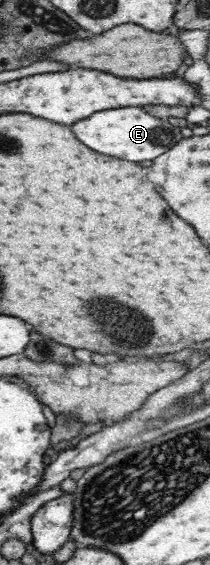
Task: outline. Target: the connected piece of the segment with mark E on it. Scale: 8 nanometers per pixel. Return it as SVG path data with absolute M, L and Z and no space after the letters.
M142 107L101 110L91 114L89 118L79 120L73 126L73 132L85 146L89 146L101 154L117 156L117 158L125 158L125 160L137 163L143 162L143 160L155 160L184 138L181 127L171 125L167 119L151 115Z

